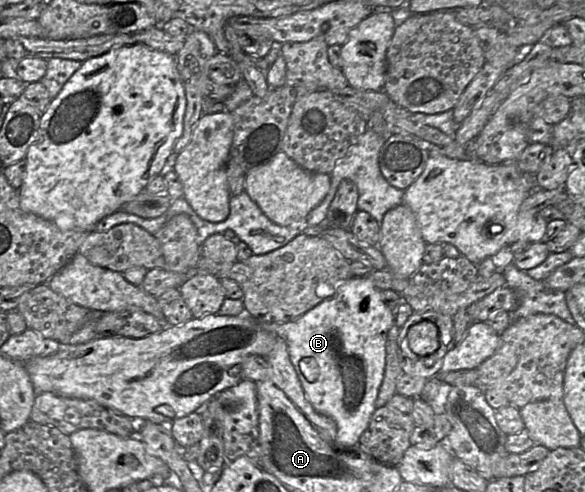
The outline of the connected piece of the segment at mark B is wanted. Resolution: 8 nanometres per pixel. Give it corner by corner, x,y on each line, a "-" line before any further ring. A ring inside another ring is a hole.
353,277
339,284
331,298
294,321
258,322
263,330
285,340
308,401
318,413
335,421
339,445
357,447
376,409
386,368
387,337
394,324
382,291
368,277

